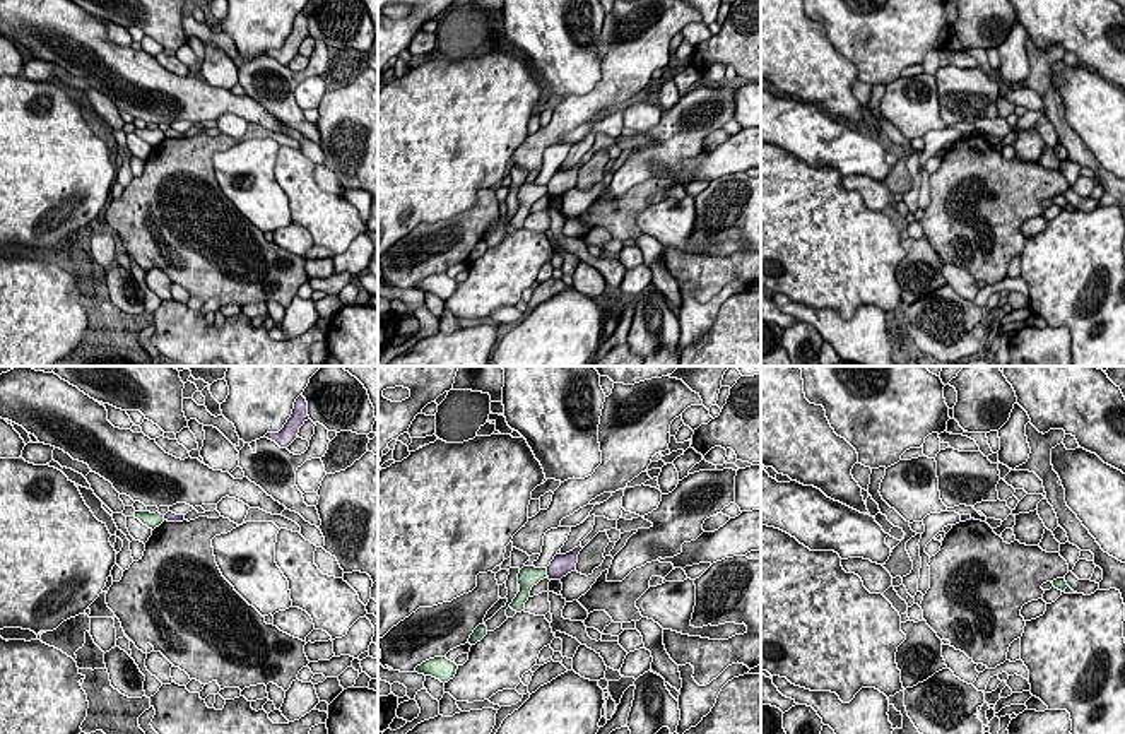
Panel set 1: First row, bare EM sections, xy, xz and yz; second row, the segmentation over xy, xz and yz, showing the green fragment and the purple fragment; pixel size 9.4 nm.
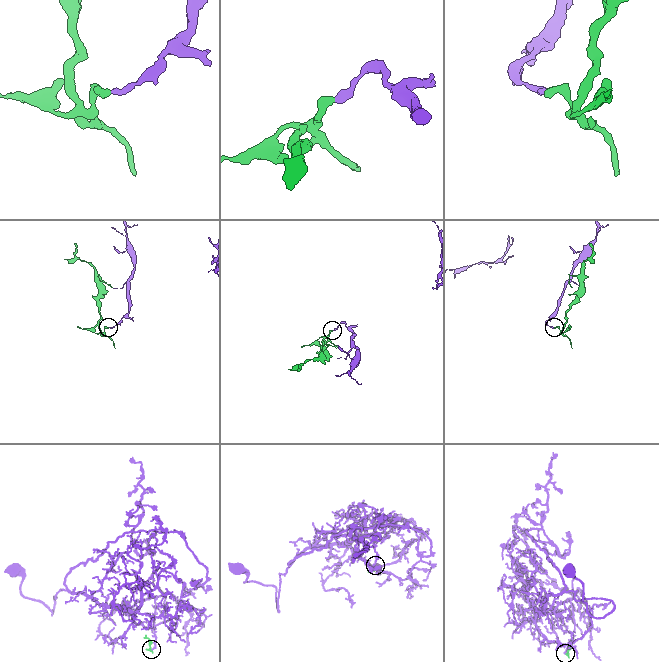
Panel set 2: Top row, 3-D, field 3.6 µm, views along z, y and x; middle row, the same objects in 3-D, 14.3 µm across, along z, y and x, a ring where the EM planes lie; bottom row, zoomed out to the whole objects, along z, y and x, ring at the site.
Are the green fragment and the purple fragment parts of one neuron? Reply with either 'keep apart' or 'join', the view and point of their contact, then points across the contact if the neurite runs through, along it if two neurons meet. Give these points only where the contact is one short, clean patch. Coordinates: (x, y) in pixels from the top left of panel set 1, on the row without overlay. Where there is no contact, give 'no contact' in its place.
keep apart | xz (546, 189) | along xz (546, 185), (547, 192)

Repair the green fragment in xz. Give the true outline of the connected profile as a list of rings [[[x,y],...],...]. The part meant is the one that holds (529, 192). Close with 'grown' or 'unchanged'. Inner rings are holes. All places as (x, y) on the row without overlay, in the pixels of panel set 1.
[[[523,183],[518,190],[520,209],[516,210],[509,224],[516,229],[521,229],[525,226],[525,219],[530,214],[532,204],[544,195],[547,195],[547,185]]]; unchanged

